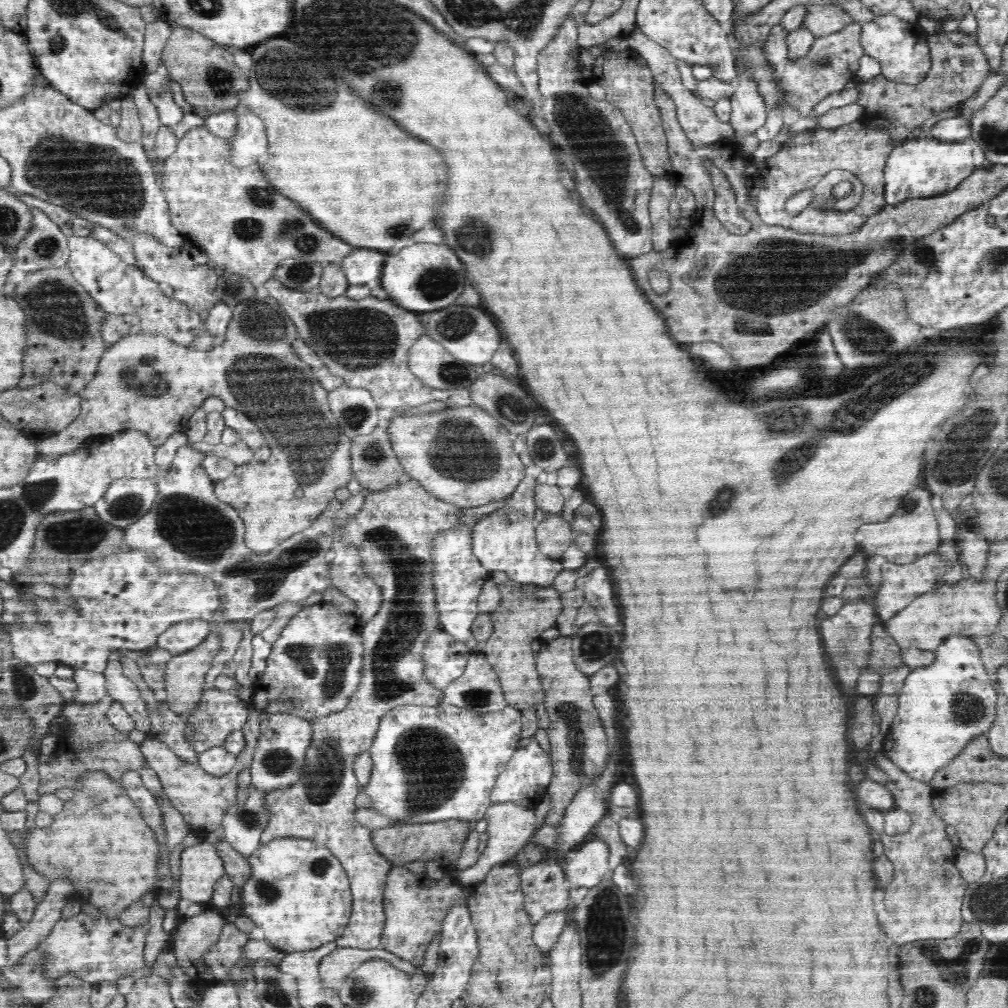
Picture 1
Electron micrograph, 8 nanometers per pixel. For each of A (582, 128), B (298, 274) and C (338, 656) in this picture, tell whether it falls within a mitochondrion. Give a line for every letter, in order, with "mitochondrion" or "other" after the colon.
A: mitochondrion
B: mitochondrion
C: mitochondrion

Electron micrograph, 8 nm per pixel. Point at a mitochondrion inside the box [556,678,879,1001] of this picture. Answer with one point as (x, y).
(607, 936)

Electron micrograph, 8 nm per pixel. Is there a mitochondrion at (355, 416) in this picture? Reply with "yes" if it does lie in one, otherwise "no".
yes

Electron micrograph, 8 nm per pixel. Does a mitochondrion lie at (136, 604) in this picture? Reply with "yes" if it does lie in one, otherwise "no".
no

